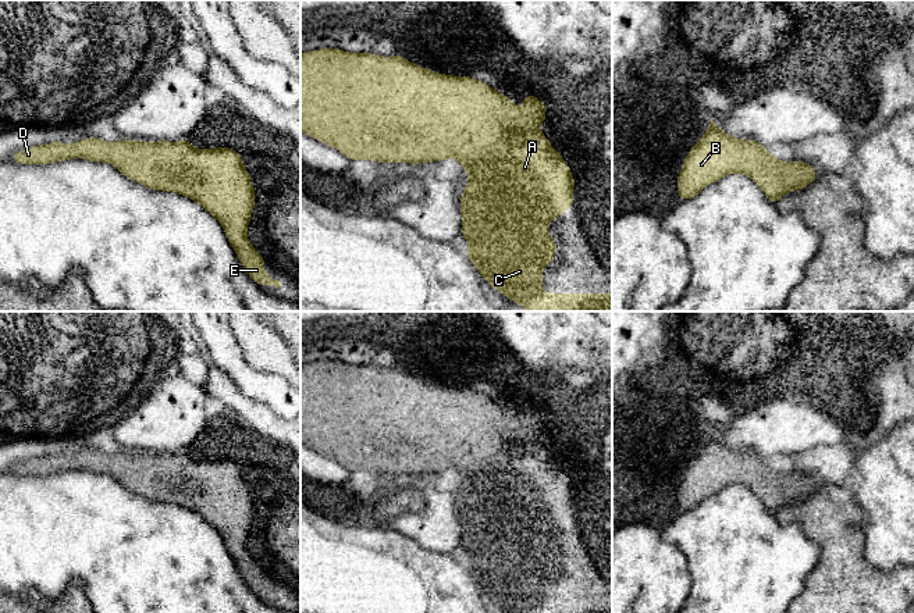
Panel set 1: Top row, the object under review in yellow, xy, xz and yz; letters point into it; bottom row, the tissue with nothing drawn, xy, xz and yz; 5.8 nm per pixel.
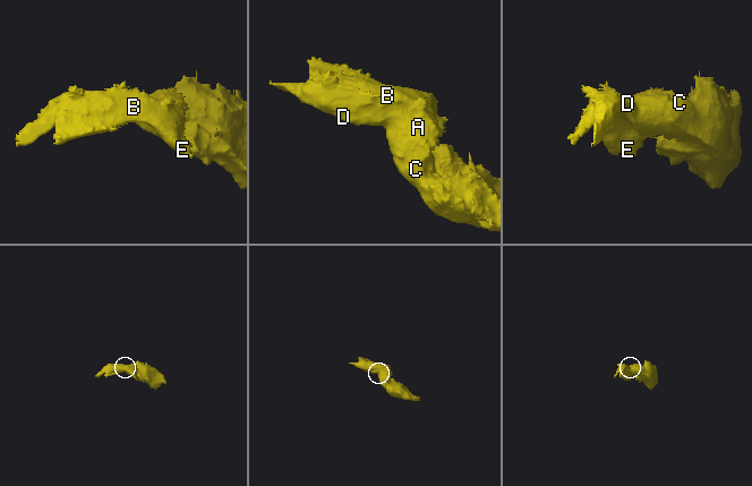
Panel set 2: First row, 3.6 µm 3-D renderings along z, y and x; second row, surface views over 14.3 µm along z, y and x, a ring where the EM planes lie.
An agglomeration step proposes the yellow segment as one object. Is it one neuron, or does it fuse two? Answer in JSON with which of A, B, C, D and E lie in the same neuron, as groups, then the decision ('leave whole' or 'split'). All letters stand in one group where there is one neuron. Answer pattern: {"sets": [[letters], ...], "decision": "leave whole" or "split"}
{"sets": [["A", "B", "C", "D", "E"]], "decision": "leave whole"}

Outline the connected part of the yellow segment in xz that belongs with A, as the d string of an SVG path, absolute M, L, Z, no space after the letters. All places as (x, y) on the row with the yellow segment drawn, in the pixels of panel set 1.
M327 47L323 50L305 51L300 54L300 132L306 133L328 146L341 150L349 160L373 160L378 163L431 163L445 158L456 158L466 170L469 181L460 196L462 234L467 240L469 260L480 271L481 277L508 299L524 307L524 311L612 311L612 293L544 293L543 267L554 263L554 250L559 247L548 236L548 222L575 203L570 197L576 183L569 165L562 156L551 147L550 140L541 133L540 124L544 121L547 107L537 96L524 96L523 108L519 110L511 99L498 93L484 82L470 76L451 76L419 67L398 53L392 57L381 57L371 53L352 54L339 49Z

